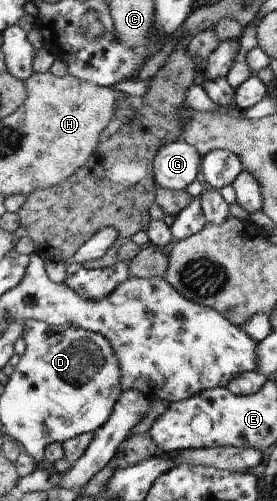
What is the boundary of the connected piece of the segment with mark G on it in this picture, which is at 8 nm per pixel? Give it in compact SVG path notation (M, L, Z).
M180 138L160 148L154 176L162 188L184 190L194 179L200 178L201 159L196 147Z

